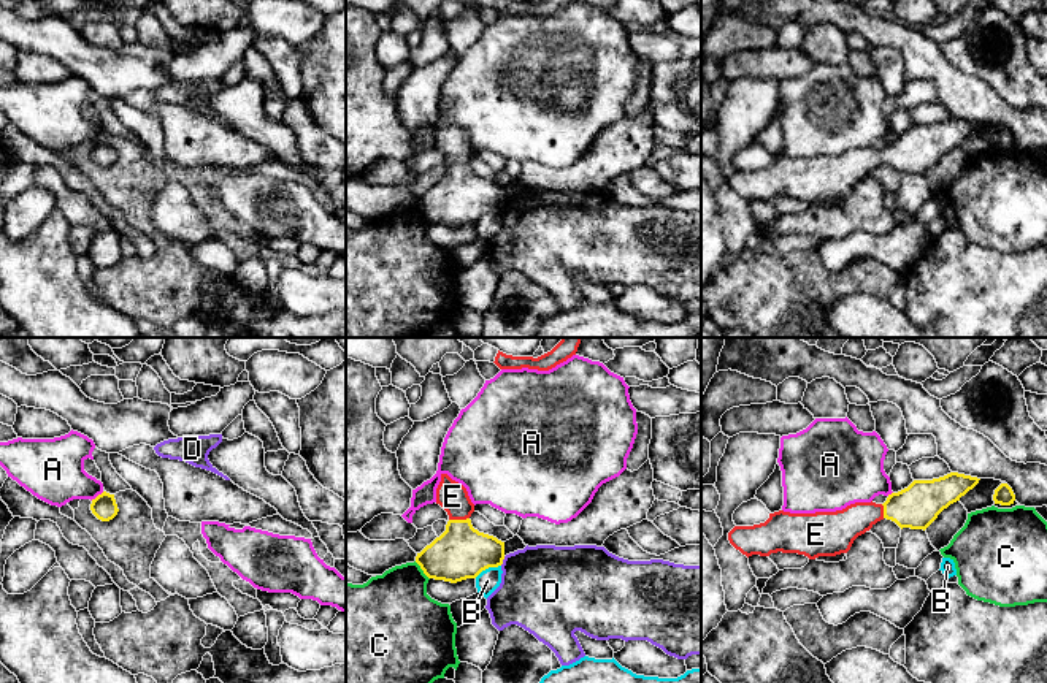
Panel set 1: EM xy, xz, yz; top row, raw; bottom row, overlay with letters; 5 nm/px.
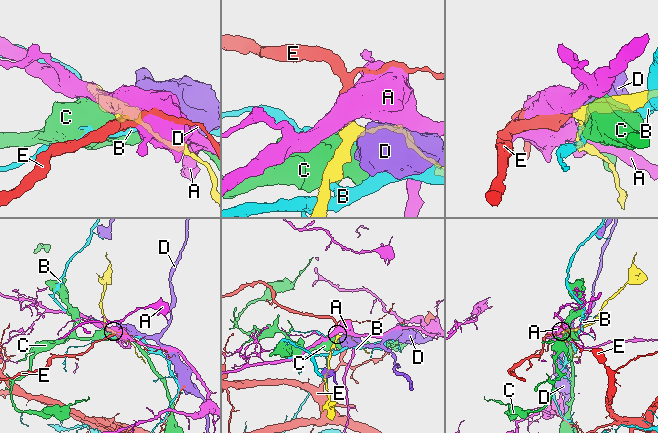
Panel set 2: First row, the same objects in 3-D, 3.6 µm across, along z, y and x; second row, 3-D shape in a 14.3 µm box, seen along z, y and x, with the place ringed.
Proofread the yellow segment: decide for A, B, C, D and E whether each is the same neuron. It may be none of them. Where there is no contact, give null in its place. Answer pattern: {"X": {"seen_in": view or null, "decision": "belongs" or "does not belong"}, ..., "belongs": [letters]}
{"A": {"seen_in": "xy", "decision": "does not belong"}, "B": {"seen_in": "xz", "decision": "does not belong"}, "C": {"seen_in": "xz", "decision": "does not belong"}, "D": {"seen_in": "xz", "decision": "does not belong"}, "E": {"seen_in": "xz", "decision": "belongs"}, "belongs": ["E"]}

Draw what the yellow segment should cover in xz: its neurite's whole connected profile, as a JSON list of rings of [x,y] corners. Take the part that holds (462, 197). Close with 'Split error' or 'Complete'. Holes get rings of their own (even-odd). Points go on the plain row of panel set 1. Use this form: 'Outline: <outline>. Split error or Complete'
Outline: [[[441,119],[436,149],[449,160],[446,176],[416,201],[428,223],[457,228],[503,209],[504,187],[473,173],[474,149],[462,128]]]. Split error

